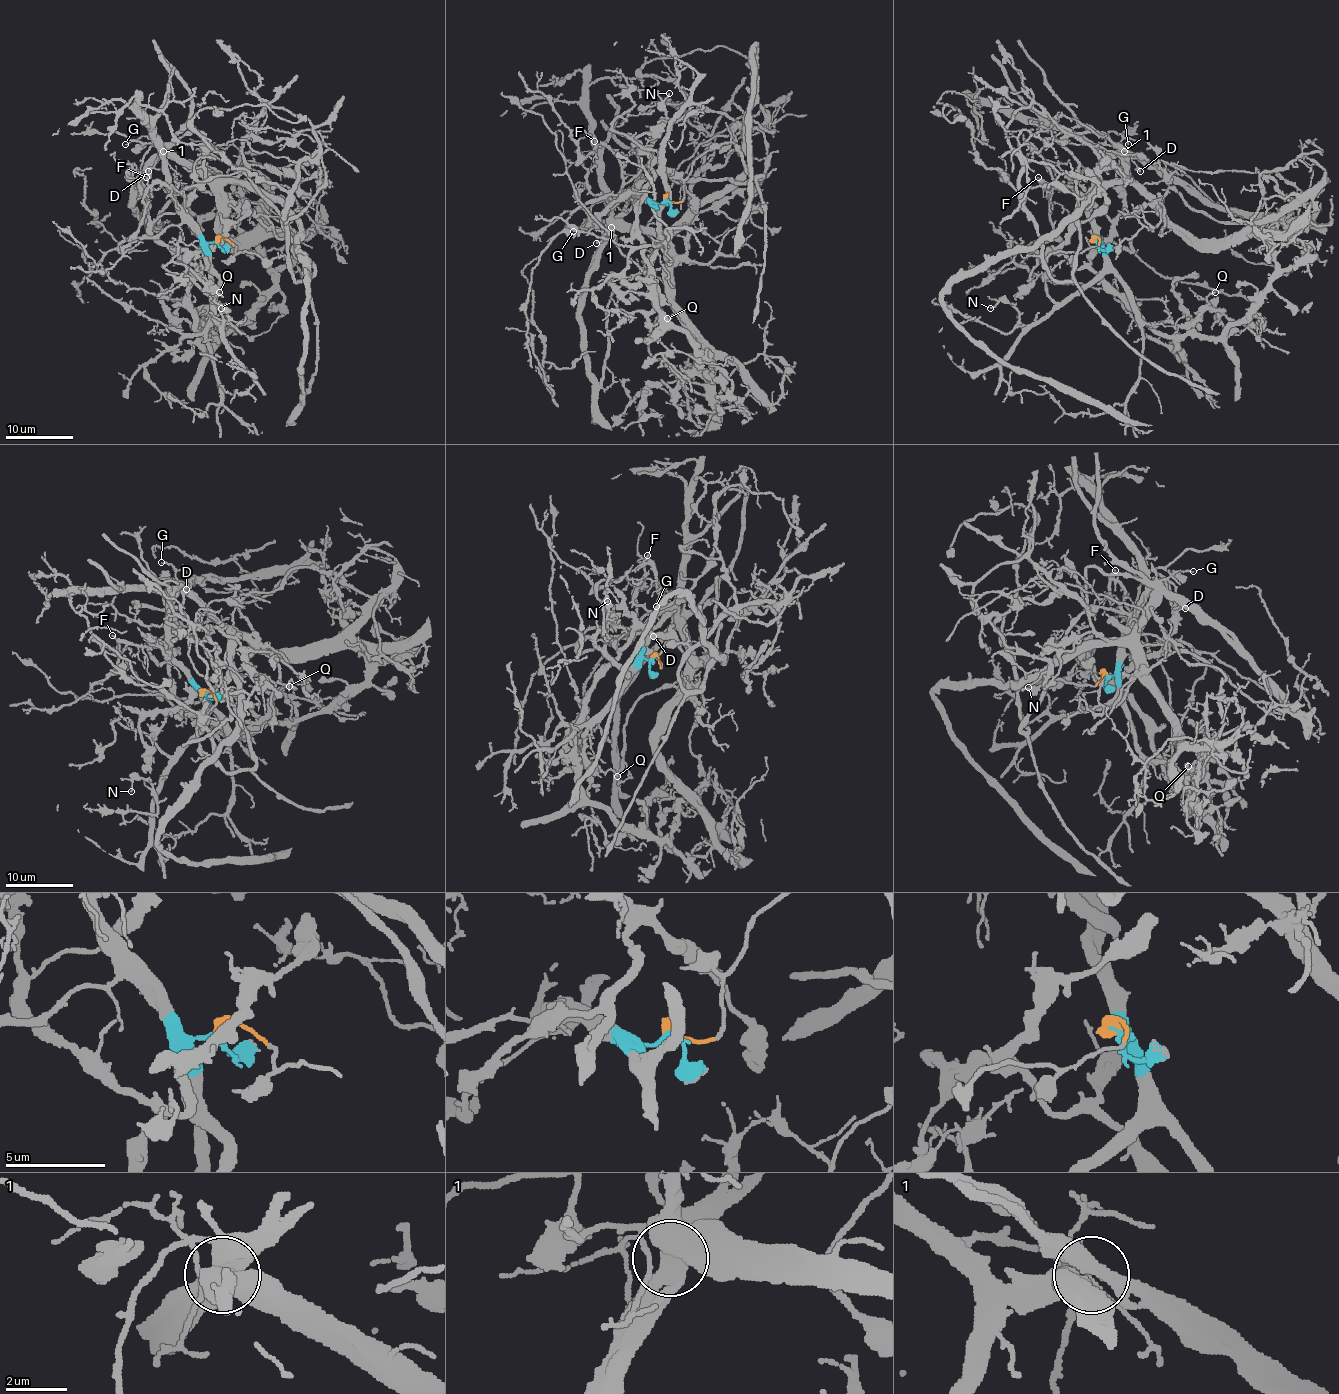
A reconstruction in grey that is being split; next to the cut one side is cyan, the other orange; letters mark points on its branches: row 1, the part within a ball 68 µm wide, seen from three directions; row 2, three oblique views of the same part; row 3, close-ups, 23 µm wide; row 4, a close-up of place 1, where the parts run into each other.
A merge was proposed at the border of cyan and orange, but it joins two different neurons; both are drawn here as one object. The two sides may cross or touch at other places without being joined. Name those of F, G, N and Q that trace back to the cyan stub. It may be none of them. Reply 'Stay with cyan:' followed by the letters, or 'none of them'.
Stay with cyan: F, N, Q

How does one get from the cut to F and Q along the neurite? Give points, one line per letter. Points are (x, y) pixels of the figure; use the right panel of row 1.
F: (1097, 241), (1100, 241), (1087, 209), (1087, 197), (1070, 189), (1043, 185), (1037, 177)
Q: (1097, 241), (1105, 265), (1124, 287), (1132, 311), (1146, 323), (1173, 321), (1190, 324), (1207, 297), (1216, 292)

